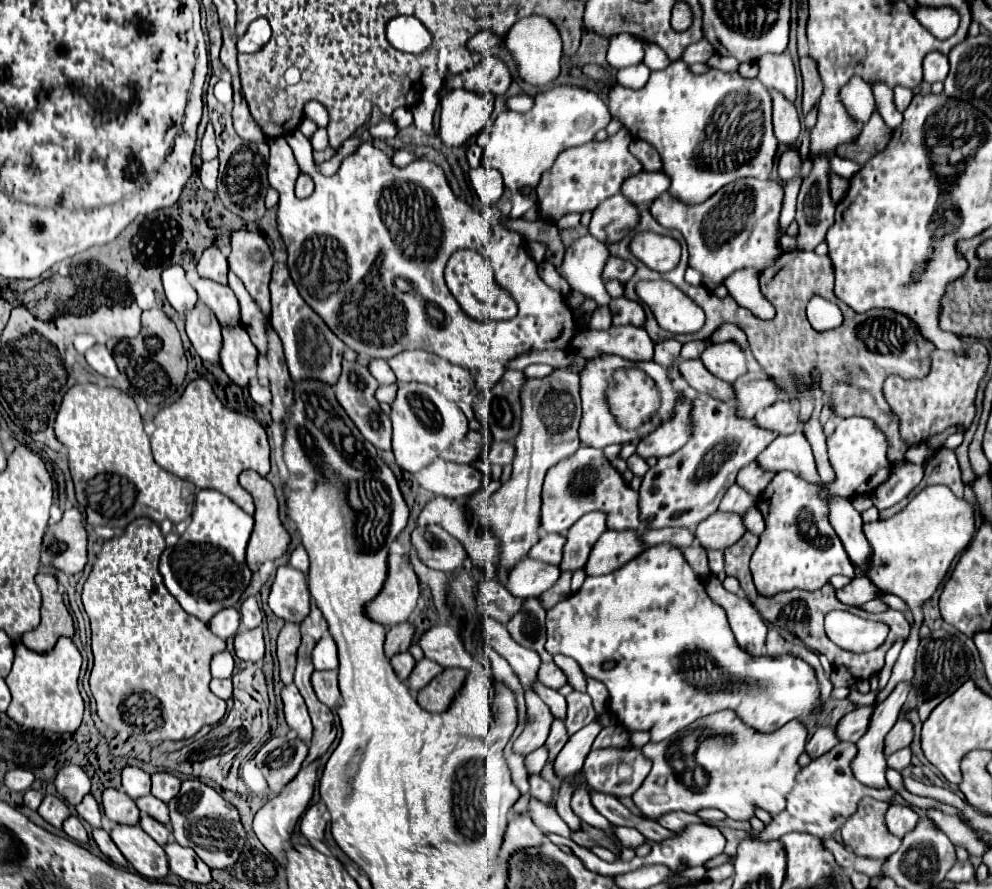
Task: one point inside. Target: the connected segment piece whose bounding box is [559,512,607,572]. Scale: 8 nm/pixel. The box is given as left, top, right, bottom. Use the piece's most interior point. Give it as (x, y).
(582, 535)

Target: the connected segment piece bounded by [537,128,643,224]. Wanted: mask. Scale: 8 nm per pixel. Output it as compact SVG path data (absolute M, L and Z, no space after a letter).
M621 128L617 134L609 136L603 142L591 140L587 144L561 152L555 158L551 170L541 176L541 182L537 186L537 206L541 212L541 220L555 224L567 212L591 212L595 210L595 206L601 204L601 200L617 194L623 180L643 170L639 160L635 160L635 156L631 156L631 152L627 150L629 142L631 134Z

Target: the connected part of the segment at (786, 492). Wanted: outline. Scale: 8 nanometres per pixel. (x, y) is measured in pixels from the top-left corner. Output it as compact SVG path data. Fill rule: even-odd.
M777 472L759 494L757 510L763 514L765 530L751 556L751 574L761 596L775 596L795 588L813 592L823 588L835 574L853 578L853 564L829 524L827 506L813 484L803 482L793 472Z

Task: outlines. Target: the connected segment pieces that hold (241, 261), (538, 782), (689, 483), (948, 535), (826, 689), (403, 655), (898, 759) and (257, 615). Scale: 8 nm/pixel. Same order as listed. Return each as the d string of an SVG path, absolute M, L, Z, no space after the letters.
M233 230L229 236L229 248L229 268L243 280L245 288L251 292L263 312L269 314L269 280L275 260L265 238L259 232Z
M533 774L533 776L529 776L529 782L531 782L531 796L535 796L537 800L541 800L545 804L555 806L555 790L543 776Z
M697 396L691 400L691 438L689 442L673 452L671 456L659 458L659 462L649 468L649 472L643 476L641 488L639 488L639 520L641 528L689 528L695 530L699 522L703 522L707 516L717 512L717 506L727 492L729 486L735 484L737 472L751 464L757 454L775 438L775 432L763 432L763 428L755 428L751 420L739 420L735 416L731 402L721 402L711 396Z
M927 486L895 516L863 524L863 534L871 546L871 568L867 570L867 578L879 590L895 594L904 600L914 617L909 639L901 649L897 662L893 664L887 686L877 694L873 708L881 704L881 700L885 700L899 682L907 682L913 678L919 631L923 623L921 604L931 598L931 590L937 590L955 556L969 544L973 528L973 506L965 500L955 498L953 492L945 486Z
M821 668L821 672L815 672L815 674L817 674L817 682L819 682L819 690L821 690L821 700L829 700L829 694L831 694L831 690L833 690L833 686L831 686L829 678L825 676L823 668Z
M399 652L399 654L395 654L395 656L391 658L391 666L393 666L397 678L405 682L407 676L411 674L413 666L415 666L415 660L413 660L413 656L411 656L409 652Z
M903 748L903 750L897 750L895 754L891 754L887 758L887 766L893 768L893 770L905 770L907 766L911 764L911 748Z
M253 596L247 598L241 604L239 612L241 612L241 624L243 624L243 628L251 630L251 628L255 628L255 626L261 624L261 610L259 610L259 604L257 604L257 600Z

